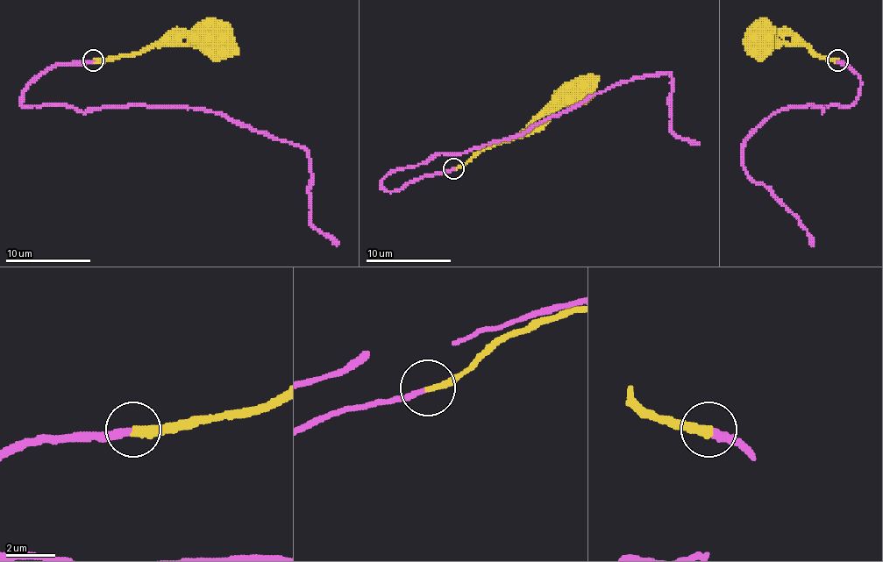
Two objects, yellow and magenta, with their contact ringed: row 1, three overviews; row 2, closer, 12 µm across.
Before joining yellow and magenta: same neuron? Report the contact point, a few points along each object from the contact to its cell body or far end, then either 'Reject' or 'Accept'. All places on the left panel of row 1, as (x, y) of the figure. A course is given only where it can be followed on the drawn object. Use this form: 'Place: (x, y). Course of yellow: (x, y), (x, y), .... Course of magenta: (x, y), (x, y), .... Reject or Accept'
Place: (93, 60). Course of yellow: (94, 60), (125, 56), (153, 48), (170, 35), (194, 35), (200, 41), (213, 38). Course of magenta: (94, 60), (39, 75), (21, 105), (185, 105), (298, 144), (310, 223), (338, 244). Accept

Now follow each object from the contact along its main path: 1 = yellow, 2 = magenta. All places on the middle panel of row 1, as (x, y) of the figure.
1: (454, 167), (463, 167), (486, 148), (514, 140), (573, 88)
2: (454, 167), (399, 188), (381, 181), (658, 74), (669, 74), (671, 129), (699, 144)

